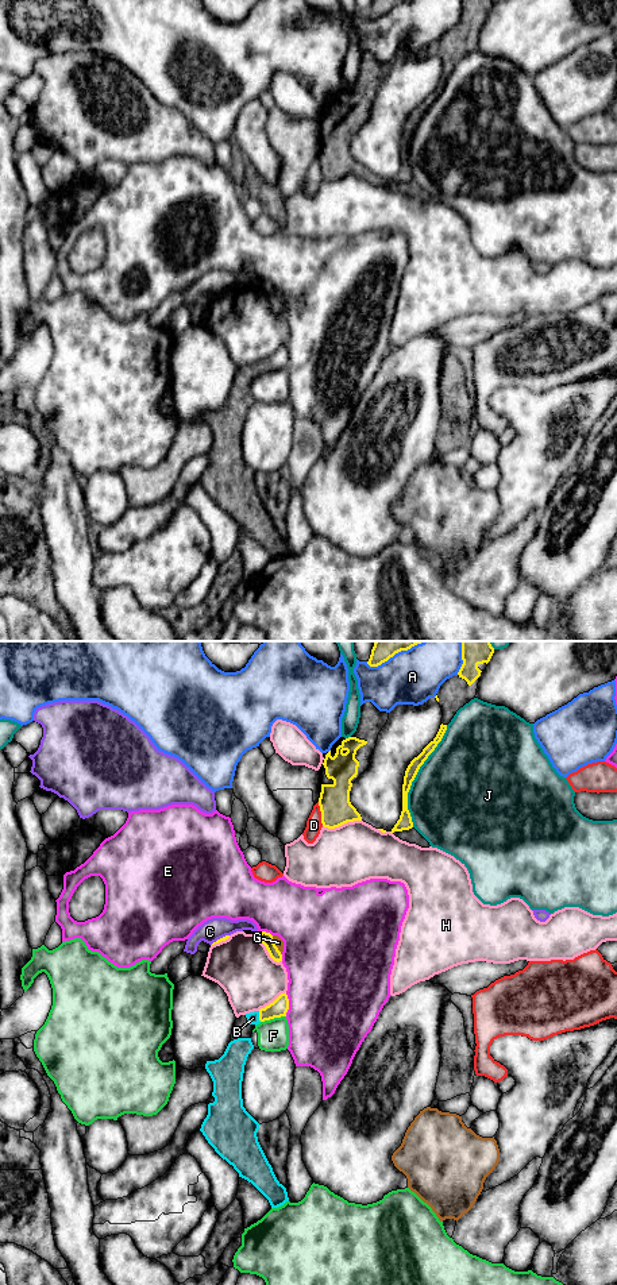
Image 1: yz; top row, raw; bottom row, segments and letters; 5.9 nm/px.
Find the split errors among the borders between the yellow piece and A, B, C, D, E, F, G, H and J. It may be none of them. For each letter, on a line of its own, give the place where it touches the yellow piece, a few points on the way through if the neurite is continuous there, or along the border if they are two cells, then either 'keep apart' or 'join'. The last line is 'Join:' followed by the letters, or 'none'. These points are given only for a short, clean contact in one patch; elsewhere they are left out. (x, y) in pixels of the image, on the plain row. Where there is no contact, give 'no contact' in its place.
A: meets yellow in yz at (388, 11); keep apart
B: meets yellow in yz at (259, 369); join
C: meets yellow in yz at (220, 290); keep apart
D: meets yellow in yz at (322, 166); keep apart
E: meets yellow in yz at (288, 357); keep apart
F: meets yellow in yz at (273, 370); keep apart
G: meets yellow in yz at (274, 297); border along yz (272, 288), (281, 307); keep apart
H: meets yellow in yz at (342, 176); keep apart
J: meets yellow in yz at (415, 128); keep apart
Join: B

